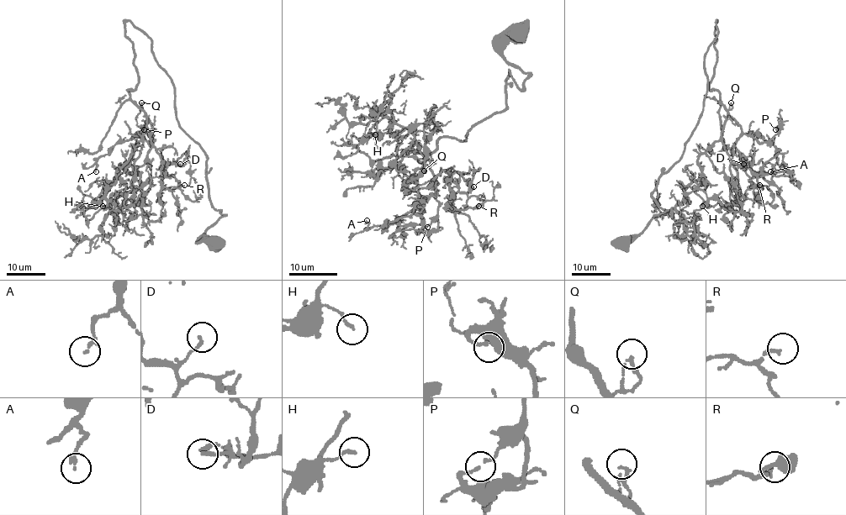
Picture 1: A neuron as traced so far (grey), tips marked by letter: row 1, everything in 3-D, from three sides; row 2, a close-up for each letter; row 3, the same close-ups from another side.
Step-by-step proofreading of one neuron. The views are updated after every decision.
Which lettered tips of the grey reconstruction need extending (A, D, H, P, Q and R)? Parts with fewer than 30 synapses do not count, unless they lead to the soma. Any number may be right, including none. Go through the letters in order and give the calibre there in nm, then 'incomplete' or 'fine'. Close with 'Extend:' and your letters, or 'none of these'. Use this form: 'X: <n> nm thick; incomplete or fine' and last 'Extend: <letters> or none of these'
A: 190 nm thick; fine
D: 150 nm thick; fine
H: 150 nm thick; fine
P: 140 nm thick; fine
Q: 160 nm thick; fine
R: 160 nm thick; fine
Extend: none of these

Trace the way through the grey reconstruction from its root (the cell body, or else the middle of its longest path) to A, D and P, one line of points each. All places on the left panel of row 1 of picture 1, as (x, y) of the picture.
A: (216, 243), (203, 234), (224, 216), (206, 156), (129, 20), (129, 91), (152, 131), (118, 141), (96, 171)
D: (216, 243), (204, 151), (126, 20), (130, 98), (180, 164)
P: (216, 243), (204, 151), (126, 20), (152, 143), (144, 129)

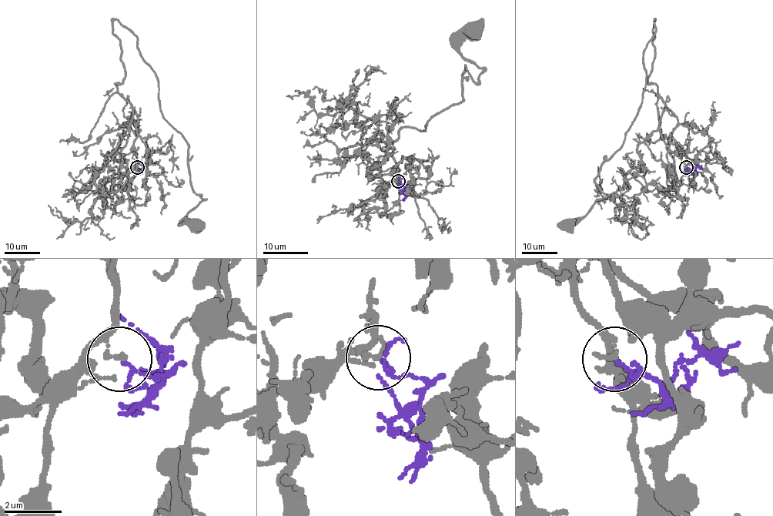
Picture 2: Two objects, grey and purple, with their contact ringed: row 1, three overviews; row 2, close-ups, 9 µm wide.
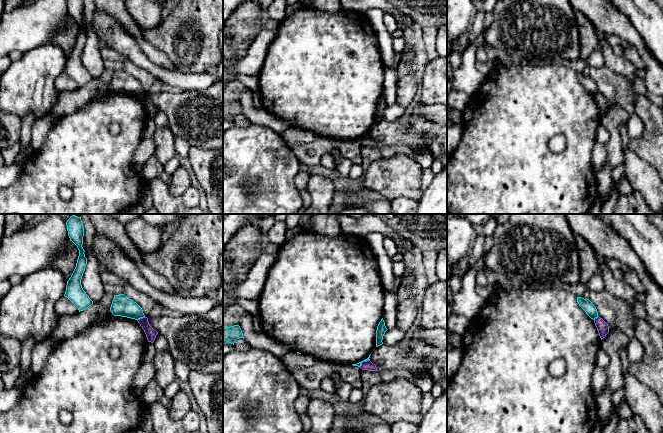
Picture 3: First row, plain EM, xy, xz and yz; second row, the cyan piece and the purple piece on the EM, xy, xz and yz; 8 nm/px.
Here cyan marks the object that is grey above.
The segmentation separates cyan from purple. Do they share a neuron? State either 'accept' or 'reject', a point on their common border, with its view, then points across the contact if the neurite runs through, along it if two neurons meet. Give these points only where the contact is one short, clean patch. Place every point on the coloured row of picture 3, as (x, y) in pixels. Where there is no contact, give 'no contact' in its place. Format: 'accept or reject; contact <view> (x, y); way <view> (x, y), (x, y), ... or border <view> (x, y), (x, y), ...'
reject; contact xy (140, 317); border xy (144, 316), (137, 320)

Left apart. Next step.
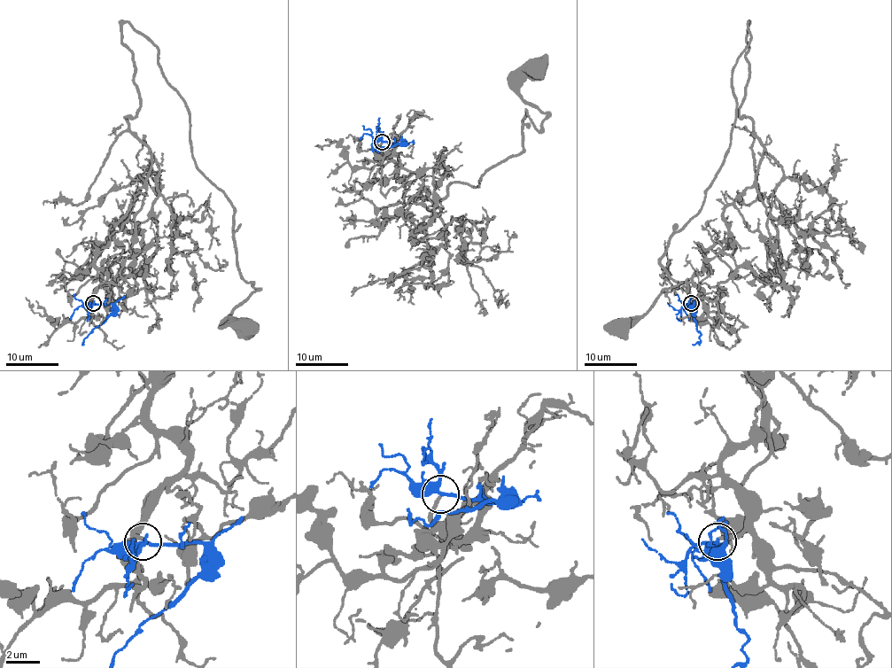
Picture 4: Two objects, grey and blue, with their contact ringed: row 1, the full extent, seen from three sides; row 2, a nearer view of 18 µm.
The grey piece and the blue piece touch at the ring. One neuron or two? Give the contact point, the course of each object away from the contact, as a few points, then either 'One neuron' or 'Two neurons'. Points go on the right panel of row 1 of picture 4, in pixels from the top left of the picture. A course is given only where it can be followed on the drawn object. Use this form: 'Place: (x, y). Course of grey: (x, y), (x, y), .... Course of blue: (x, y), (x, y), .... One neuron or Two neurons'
Place: (691, 303). Course of grey: (691, 302), (759, 165), (740, 115), (748, 21), (729, 151), (660, 260), (680, 283), (618, 327). Course of blue: (691, 304), (694, 304), (692, 313), (700, 339), (692, 345). One neuron

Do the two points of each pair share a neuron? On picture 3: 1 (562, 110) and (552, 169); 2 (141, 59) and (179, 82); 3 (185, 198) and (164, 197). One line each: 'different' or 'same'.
1: same
2: same
3: same

